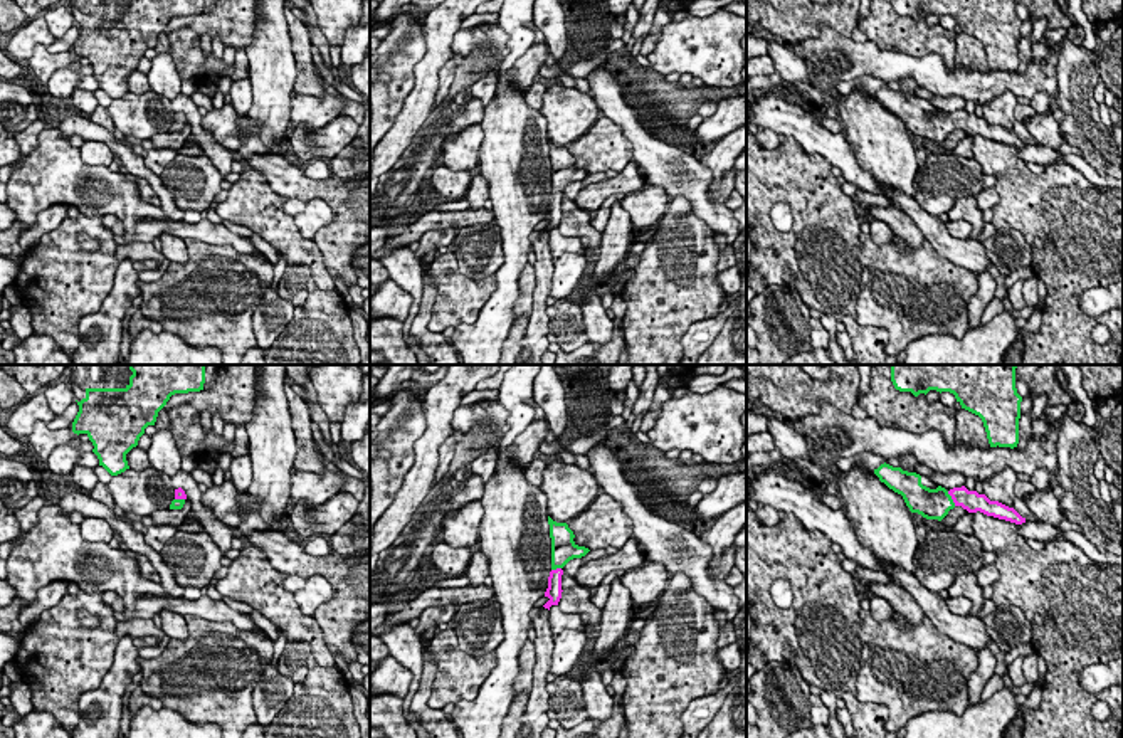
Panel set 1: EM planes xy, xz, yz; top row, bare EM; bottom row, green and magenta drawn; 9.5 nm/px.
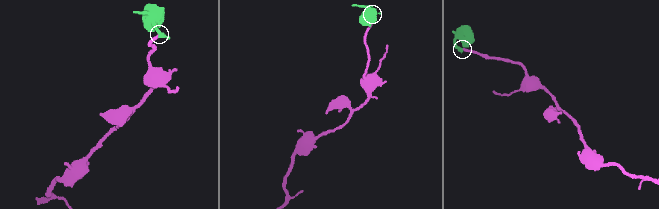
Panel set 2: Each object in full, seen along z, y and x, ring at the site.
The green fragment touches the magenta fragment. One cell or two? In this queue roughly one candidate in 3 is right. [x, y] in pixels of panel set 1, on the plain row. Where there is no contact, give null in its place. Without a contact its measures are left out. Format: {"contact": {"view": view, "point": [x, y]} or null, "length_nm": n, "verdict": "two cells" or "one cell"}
{"contact": {"view": "yz", "point": [950, 121]}, "length_nm": 170, "verdict": "one cell"}

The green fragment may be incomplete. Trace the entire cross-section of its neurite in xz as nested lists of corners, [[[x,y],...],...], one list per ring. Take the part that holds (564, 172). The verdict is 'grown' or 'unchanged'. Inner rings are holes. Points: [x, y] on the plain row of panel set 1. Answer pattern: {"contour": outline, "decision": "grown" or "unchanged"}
{"contour": [[[548,140],[548,148],[551,161],[551,195],[548,200],[548,212],[545,215],[545,220],[548,220],[550,224],[543,230],[550,234],[550,230],[558,229],[562,222],[562,192],[570,183],[585,180],[590,173],[578,170],[573,165],[575,158],[567,146],[556,146]]], "decision": "grown"}

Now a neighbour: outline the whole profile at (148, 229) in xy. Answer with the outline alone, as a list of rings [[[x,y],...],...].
[[[145,217],[136,224],[133,242],[153,242],[165,232],[180,239],[195,239],[215,245],[232,245],[240,254],[259,256],[259,250],[249,237],[230,232],[224,224],[214,224],[208,219],[188,224],[183,219]]]

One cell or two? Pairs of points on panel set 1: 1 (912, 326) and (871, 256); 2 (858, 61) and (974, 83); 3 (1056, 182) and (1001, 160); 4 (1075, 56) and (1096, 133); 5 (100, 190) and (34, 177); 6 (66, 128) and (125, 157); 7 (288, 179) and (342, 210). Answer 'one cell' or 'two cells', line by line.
1: one cell
2: one cell
3: one cell
4: one cell
5: one cell
6: one cell
7: one cell

